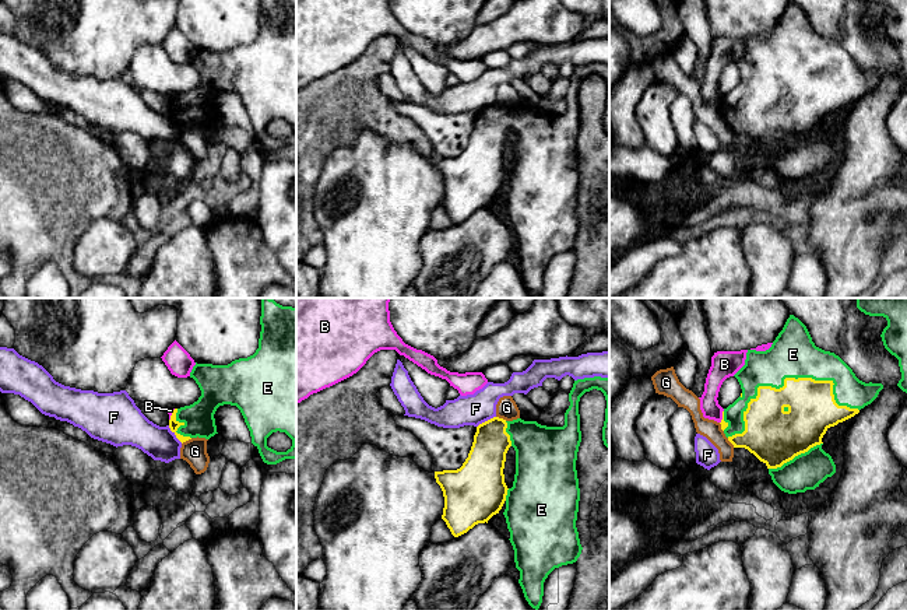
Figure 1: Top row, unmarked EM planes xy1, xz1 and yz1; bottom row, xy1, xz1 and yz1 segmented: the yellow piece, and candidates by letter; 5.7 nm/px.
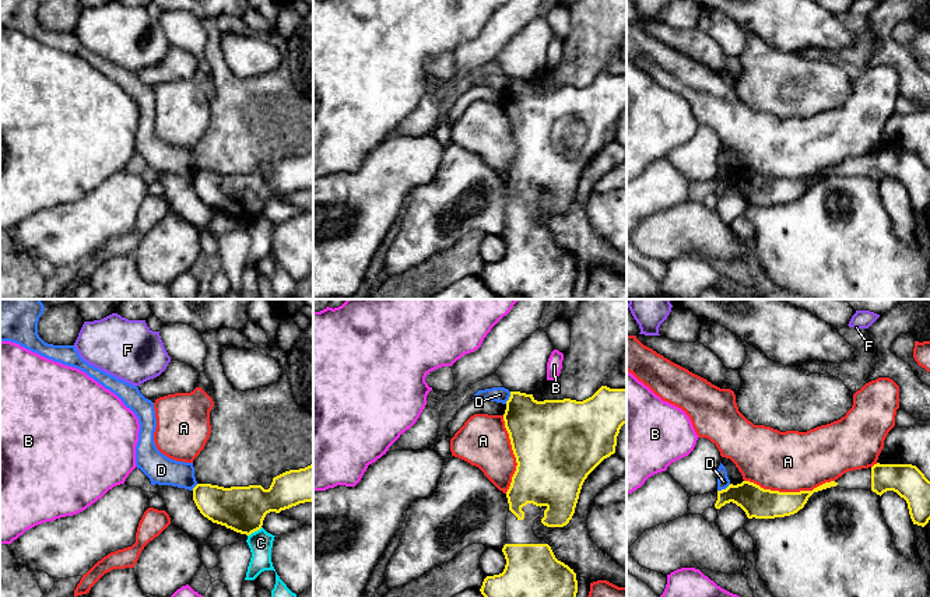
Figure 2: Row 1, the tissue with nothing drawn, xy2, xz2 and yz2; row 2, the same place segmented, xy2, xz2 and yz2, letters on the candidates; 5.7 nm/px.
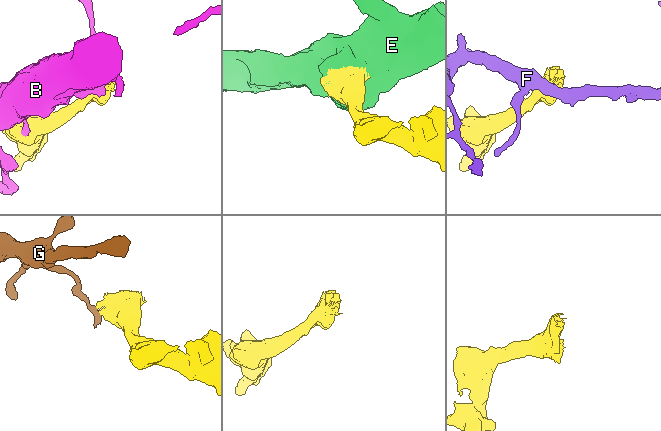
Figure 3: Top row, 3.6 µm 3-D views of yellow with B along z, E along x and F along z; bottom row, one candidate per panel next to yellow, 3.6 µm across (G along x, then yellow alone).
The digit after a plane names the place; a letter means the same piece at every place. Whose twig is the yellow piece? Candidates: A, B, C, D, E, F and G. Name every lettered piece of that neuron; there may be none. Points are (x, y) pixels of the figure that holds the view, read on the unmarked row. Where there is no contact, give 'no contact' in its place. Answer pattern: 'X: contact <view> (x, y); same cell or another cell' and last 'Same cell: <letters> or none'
A: contact yz2 (789, 179); another cell
B: contact yz1 (723, 104); another cell
C: contact xy2 (255, 217); another cell
D: contact yz2 (723, 176); another cell
E: contact yz1 (784, 66); same cell
F: contact xy1 (175, 121); another cell
G: contact xy1 (186, 126); another cell
Same cell: E

